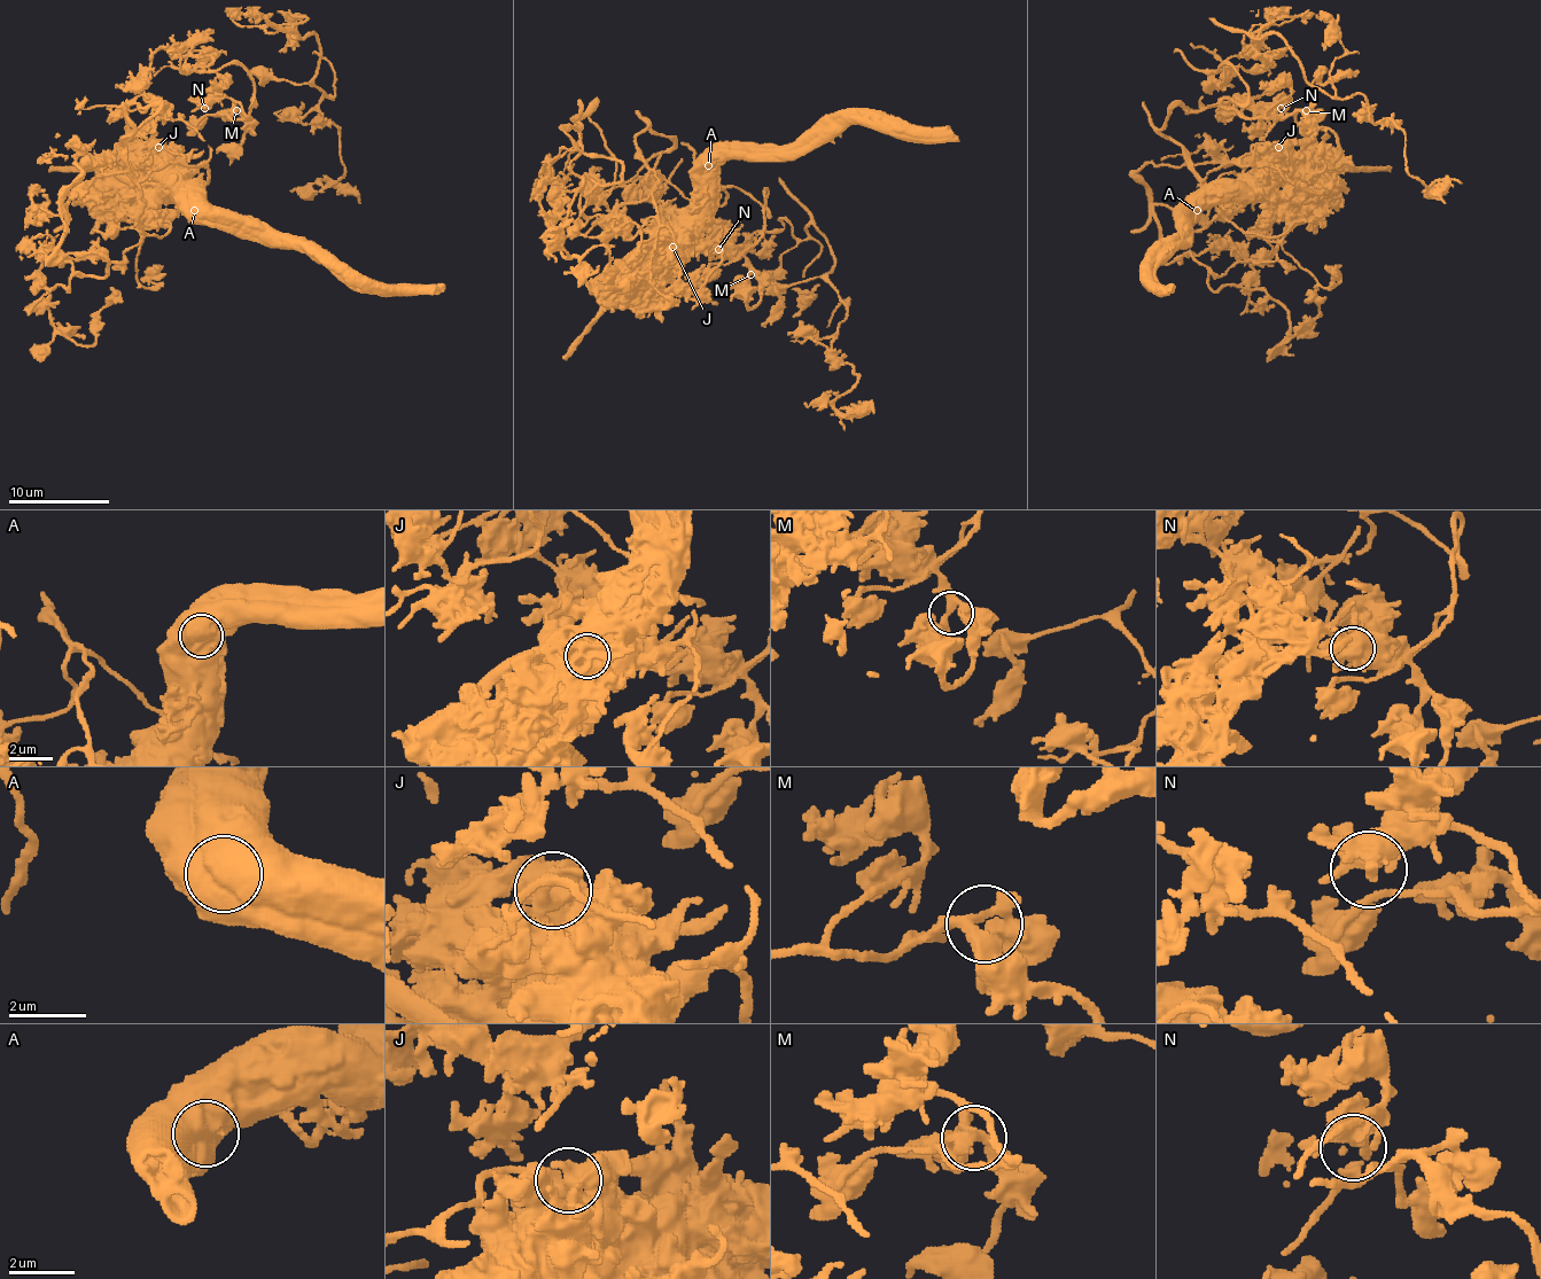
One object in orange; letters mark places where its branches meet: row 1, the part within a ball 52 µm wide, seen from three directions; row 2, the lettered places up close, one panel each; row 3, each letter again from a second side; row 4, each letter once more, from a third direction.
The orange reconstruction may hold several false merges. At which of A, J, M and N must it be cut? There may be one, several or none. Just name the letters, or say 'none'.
A, J

